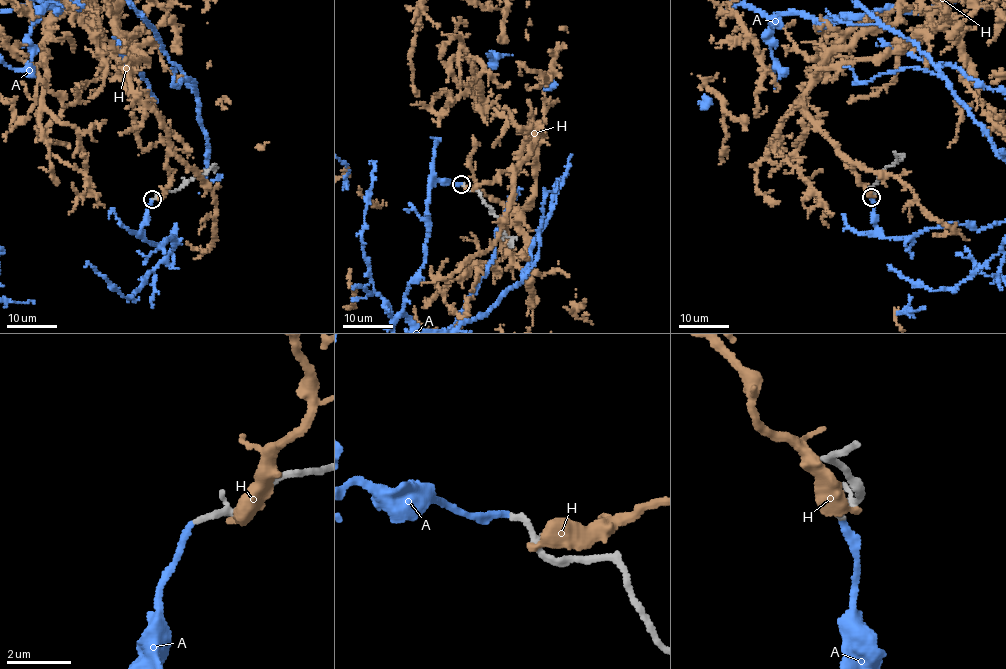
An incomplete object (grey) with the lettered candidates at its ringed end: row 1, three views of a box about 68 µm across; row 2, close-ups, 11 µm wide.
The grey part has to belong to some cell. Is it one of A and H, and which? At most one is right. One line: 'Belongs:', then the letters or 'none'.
Belongs: A

